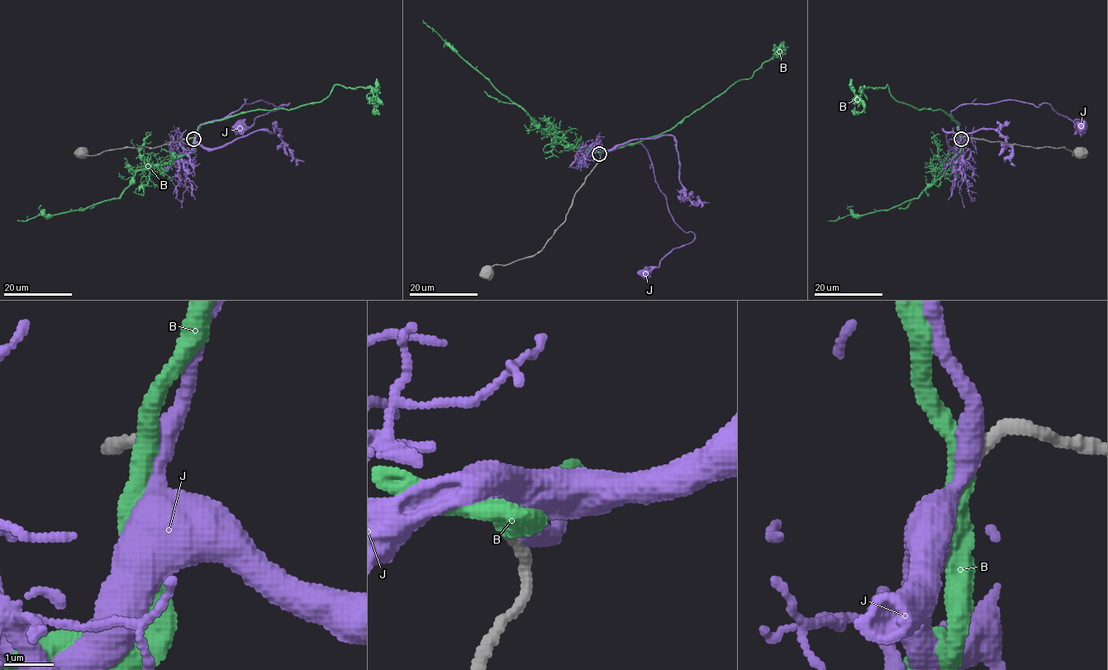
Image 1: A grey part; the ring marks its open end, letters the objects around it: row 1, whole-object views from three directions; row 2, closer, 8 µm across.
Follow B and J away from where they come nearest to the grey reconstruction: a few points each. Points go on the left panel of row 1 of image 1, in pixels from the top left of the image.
B: (193, 139), (201, 125), (252, 111), (291, 110), (321, 102), (336, 85), (369, 87), (373, 111), (378, 111)
J: (194, 140), (202, 125), (228, 116), (244, 103), (289, 102), (239, 128)

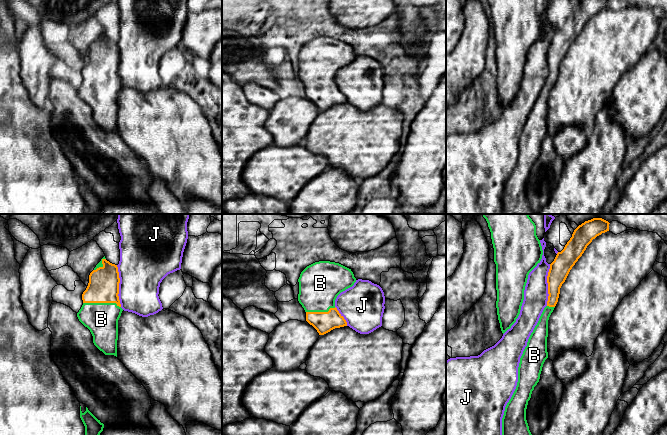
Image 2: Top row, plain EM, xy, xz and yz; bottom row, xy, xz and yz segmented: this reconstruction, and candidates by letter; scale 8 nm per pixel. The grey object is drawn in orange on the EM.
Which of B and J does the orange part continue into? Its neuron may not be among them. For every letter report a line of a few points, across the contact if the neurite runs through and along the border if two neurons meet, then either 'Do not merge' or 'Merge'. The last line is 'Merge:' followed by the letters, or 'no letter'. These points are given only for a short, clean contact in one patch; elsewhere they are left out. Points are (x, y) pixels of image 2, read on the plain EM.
B: Line: xy (103, 63), (102, 78), (101, 95). Merge
J: Do not merge
Merge: B

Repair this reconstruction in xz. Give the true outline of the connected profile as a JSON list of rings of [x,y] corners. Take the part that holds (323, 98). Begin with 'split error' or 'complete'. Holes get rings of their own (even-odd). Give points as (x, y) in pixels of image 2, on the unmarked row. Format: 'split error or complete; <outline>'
split error; [[[319,37],[307,42],[298,58],[298,77],[306,88],[306,97],[319,111],[347,102],[335,83],[335,76],[356,58],[351,45],[339,39]]]

